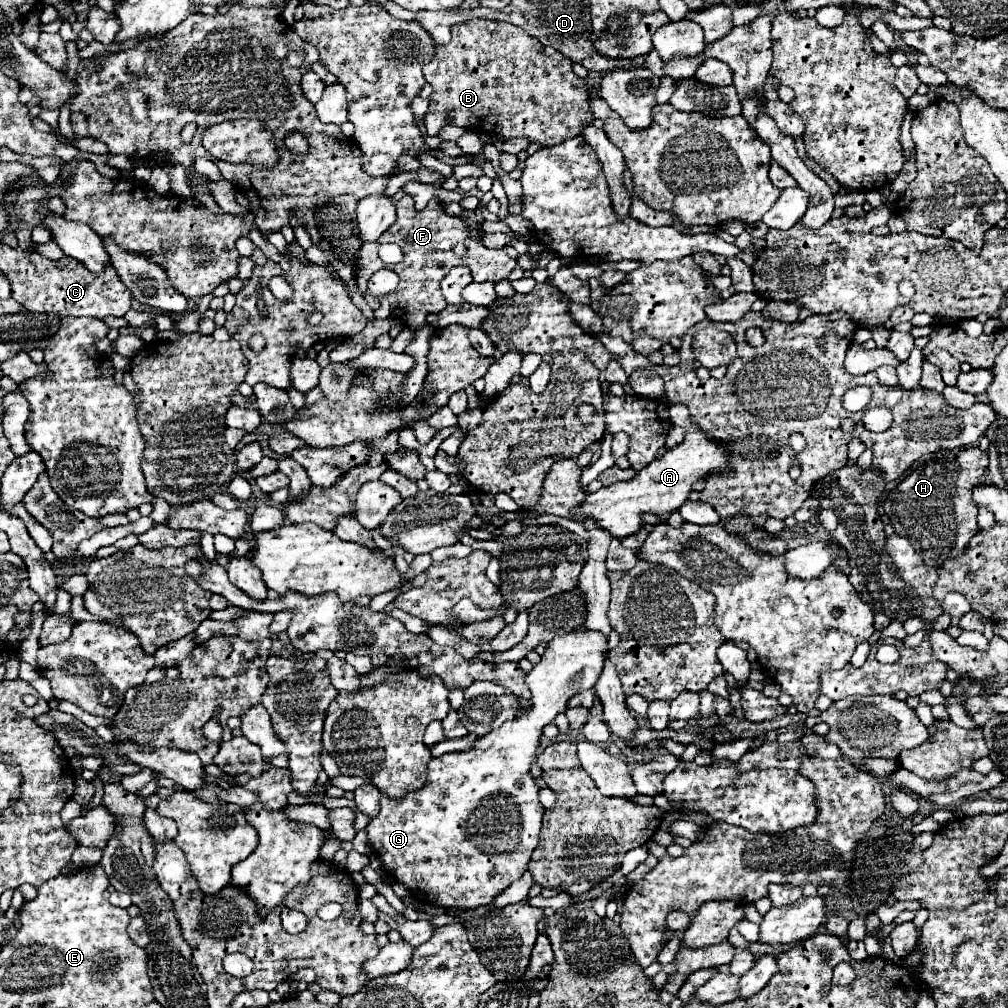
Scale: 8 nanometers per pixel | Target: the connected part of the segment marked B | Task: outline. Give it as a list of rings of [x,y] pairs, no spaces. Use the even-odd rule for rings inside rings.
[[[470,19],[452,27],[452,41],[444,47],[436,45],[432,63],[424,65],[424,79],[434,87],[426,113],[426,133],[436,137],[444,125],[460,125],[478,133],[496,133],[506,139],[526,137],[530,141],[552,147],[564,139],[580,135],[584,123],[592,121],[588,109],[586,81],[576,77],[572,61],[552,47],[544,47],[538,39],[526,35],[522,27],[504,21]]]

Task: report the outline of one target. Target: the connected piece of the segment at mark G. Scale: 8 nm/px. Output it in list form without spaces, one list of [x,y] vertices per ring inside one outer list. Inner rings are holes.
[[[576,631],[554,637],[548,643],[540,663],[536,663],[534,669],[526,675],[526,683],[532,691],[532,707],[528,711],[520,713],[516,719],[506,721],[500,729],[480,737],[470,751],[434,757],[428,763],[428,779],[422,789],[410,791],[402,799],[392,799],[382,793],[380,813],[370,819],[364,831],[368,833],[368,841],[380,857],[384,871],[390,871],[396,883],[406,885],[414,899],[444,909],[474,909],[492,903],[498,893],[522,877],[530,855],[538,845],[538,833],[544,815],[544,807],[538,801],[538,787],[530,777],[530,765],[536,755],[542,727],[566,709],[566,703],[572,695],[594,687],[598,675],[602,673],[606,651],[608,639],[600,635],[600,631]]]

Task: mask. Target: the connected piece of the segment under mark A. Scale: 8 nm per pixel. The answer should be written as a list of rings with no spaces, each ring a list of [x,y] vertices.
[[[668,405],[668,411],[670,421],[686,429],[684,441],[678,447],[668,449],[662,457],[654,459],[642,471],[638,471],[634,479],[614,483],[610,487],[598,489],[596,493],[590,493],[586,501],[576,509],[578,521],[590,515],[598,521],[600,527],[610,531],[612,537],[624,539],[642,527],[642,513],[654,513],[666,521],[672,511],[676,511],[684,501],[688,501],[694,483],[704,481],[710,473],[724,473],[726,469],[730,469],[728,443],[708,437],[696,423],[692,423],[686,405]]]

